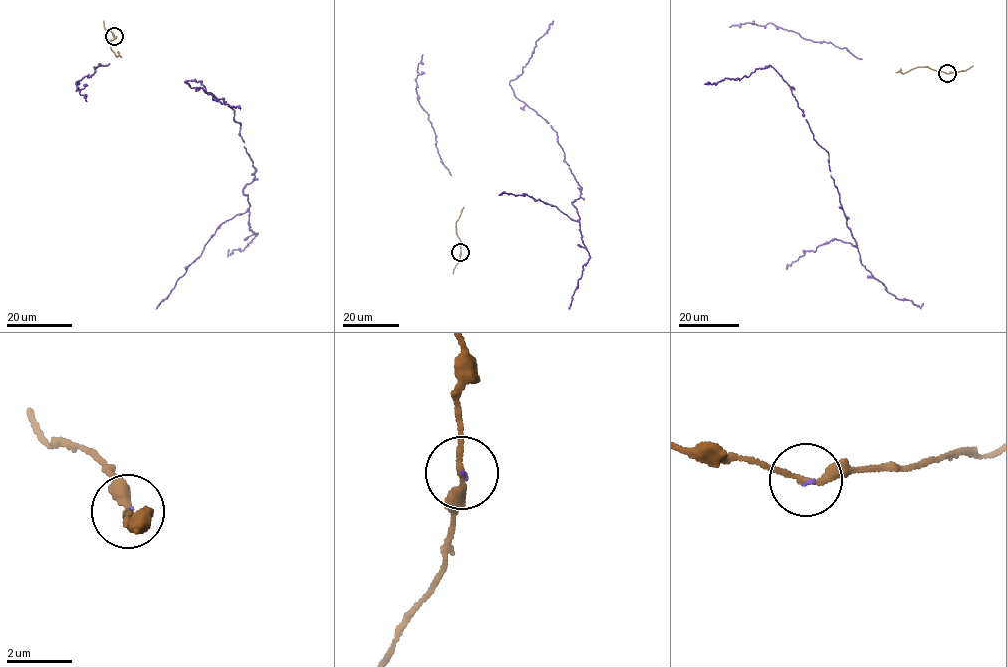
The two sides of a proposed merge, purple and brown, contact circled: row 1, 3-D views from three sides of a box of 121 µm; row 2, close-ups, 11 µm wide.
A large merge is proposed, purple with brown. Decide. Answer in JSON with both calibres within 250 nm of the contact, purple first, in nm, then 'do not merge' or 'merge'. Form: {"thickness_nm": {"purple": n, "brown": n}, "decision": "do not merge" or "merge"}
{"thickness_nm": {"purple": 50, "brown": 220}, "decision": "merge"}

